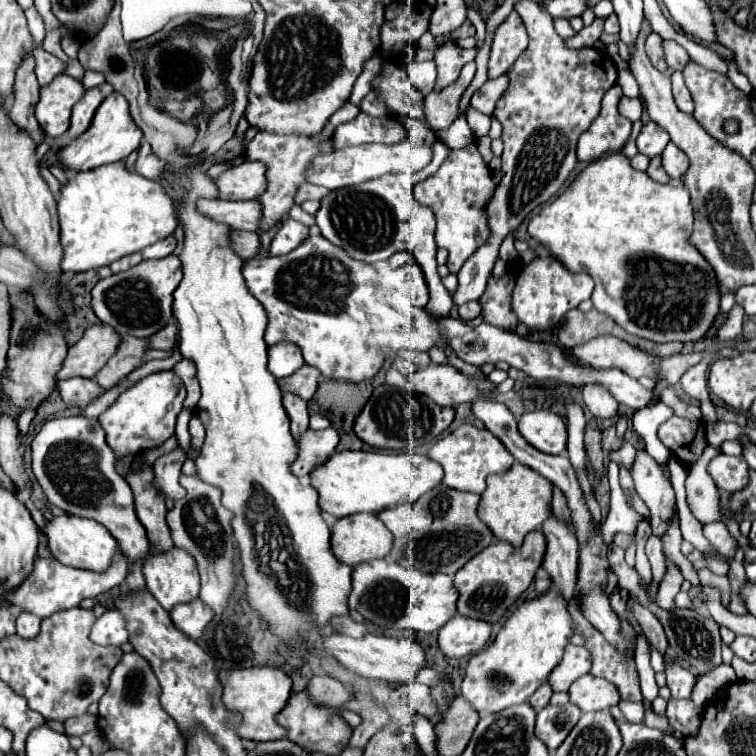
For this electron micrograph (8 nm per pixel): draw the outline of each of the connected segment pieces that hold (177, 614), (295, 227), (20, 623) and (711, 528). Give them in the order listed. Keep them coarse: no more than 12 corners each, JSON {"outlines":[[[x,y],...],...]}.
{"outlines":[[[200,597],[170,609],[180,631],[196,639],[214,611]],[[284,219],[268,255],[284,255],[294,251],[308,229]],[[24,611],[16,617],[16,633],[24,639],[40,633],[40,617]],[[724,523],[704,525],[706,539],[722,557],[734,557],[736,541]]]}

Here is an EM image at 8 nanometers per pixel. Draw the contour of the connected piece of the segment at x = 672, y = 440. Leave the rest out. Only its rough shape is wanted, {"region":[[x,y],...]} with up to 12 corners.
{"region":[[670,417],[658,439],[686,467],[708,447],[704,423]]}

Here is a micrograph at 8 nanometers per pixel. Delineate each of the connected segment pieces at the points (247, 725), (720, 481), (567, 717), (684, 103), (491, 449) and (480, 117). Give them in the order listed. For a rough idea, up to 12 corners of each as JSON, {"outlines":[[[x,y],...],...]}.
{"outlines":[[[274,667],[220,671],[222,703],[250,741],[286,735],[276,723],[292,679]],[[716,455],[708,465],[714,483],[738,493],[750,483],[742,457]],[[574,703],[546,705],[536,737],[554,753],[578,723]],[[682,73],[672,75],[678,109],[692,115],[694,103]],[[462,425],[428,457],[450,489],[482,493],[514,457],[500,439]],[[467,107],[467,123],[476,137],[488,135],[490,117]]]}

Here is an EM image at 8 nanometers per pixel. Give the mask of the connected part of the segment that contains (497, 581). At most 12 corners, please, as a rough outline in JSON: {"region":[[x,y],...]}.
{"region":[[488,545],[454,575],[458,613],[496,623],[528,589],[546,549]]}

